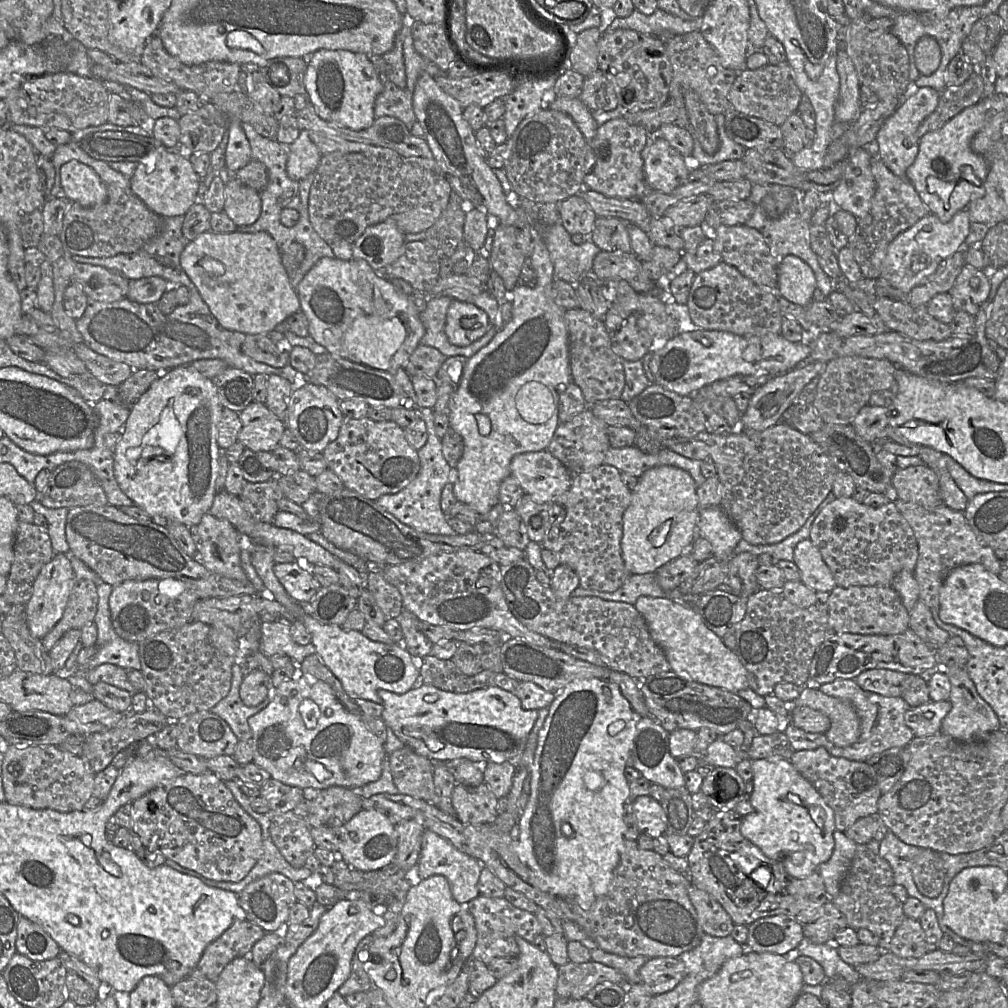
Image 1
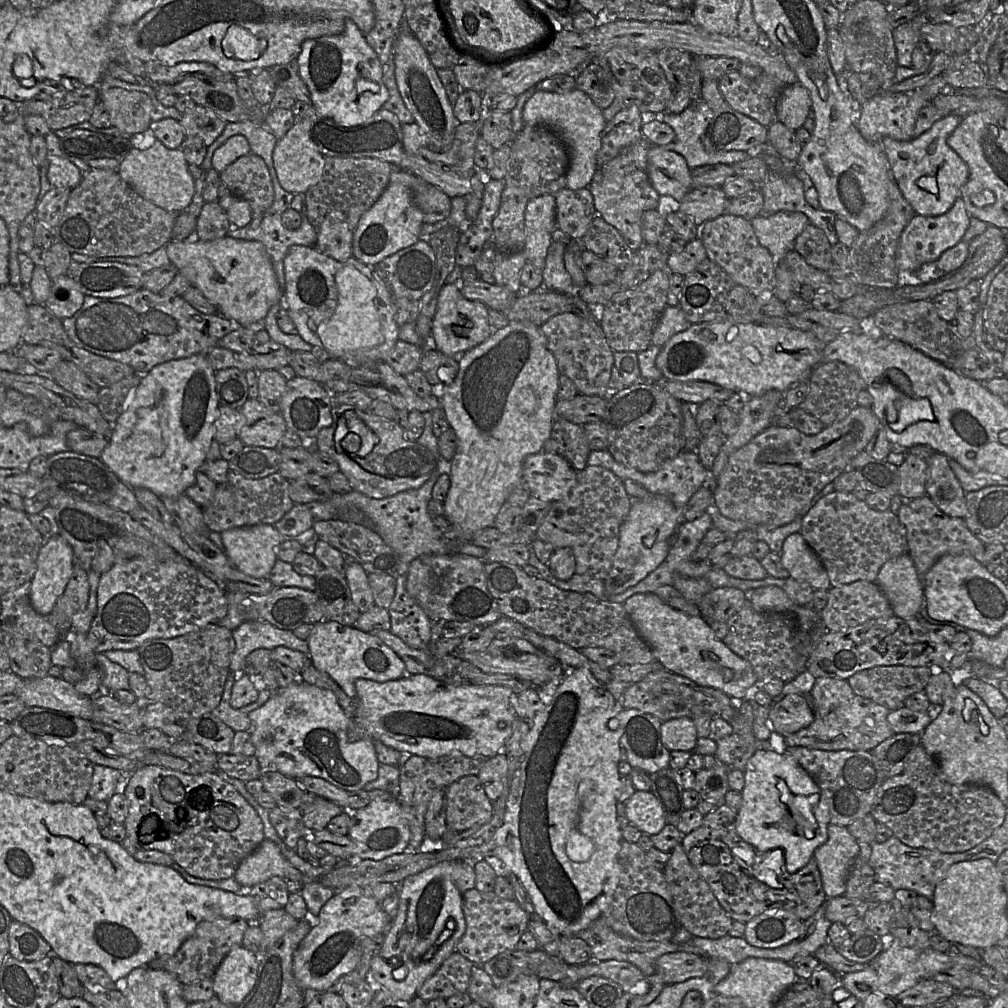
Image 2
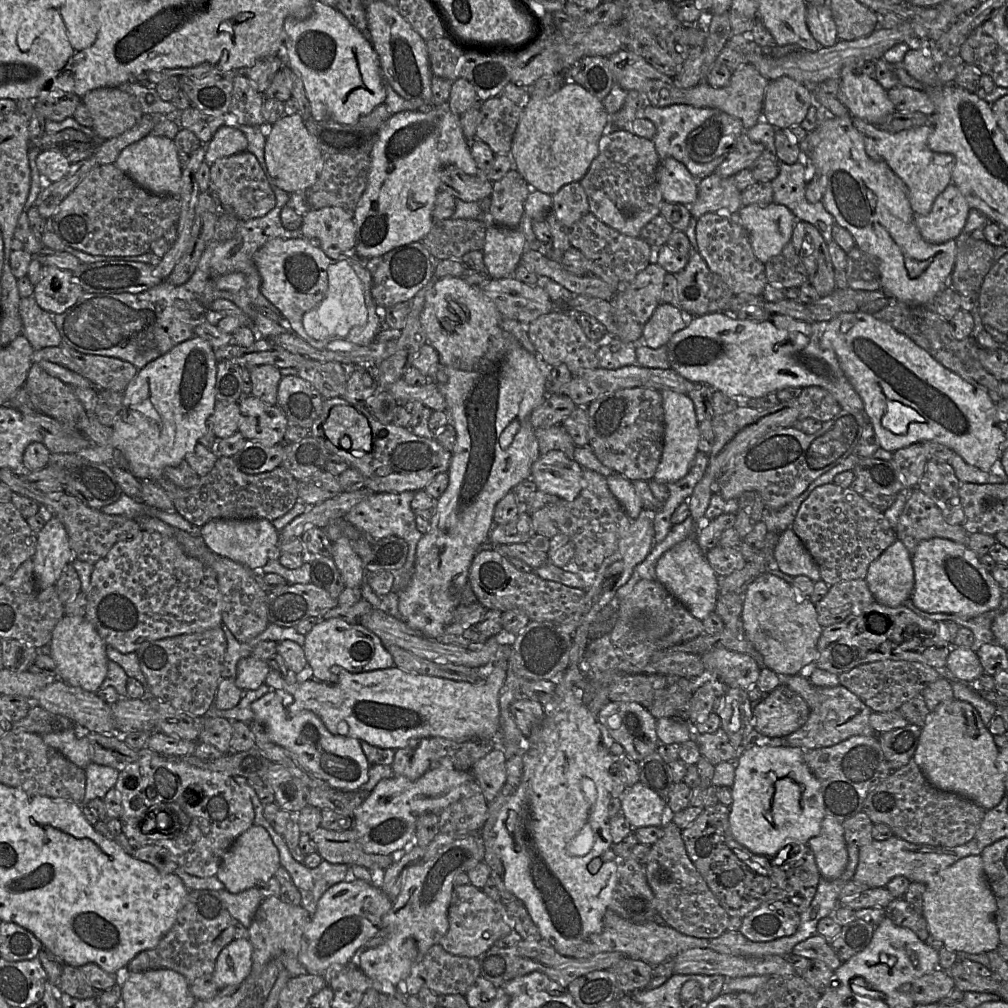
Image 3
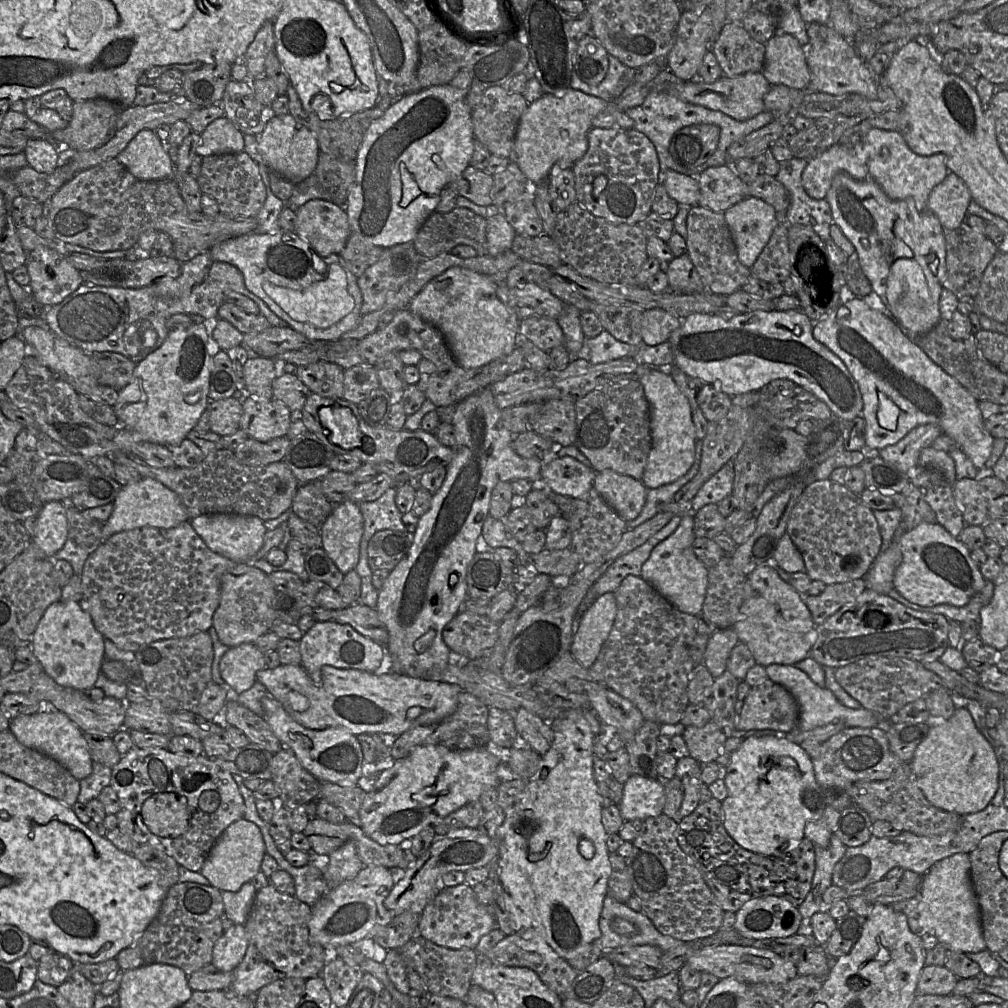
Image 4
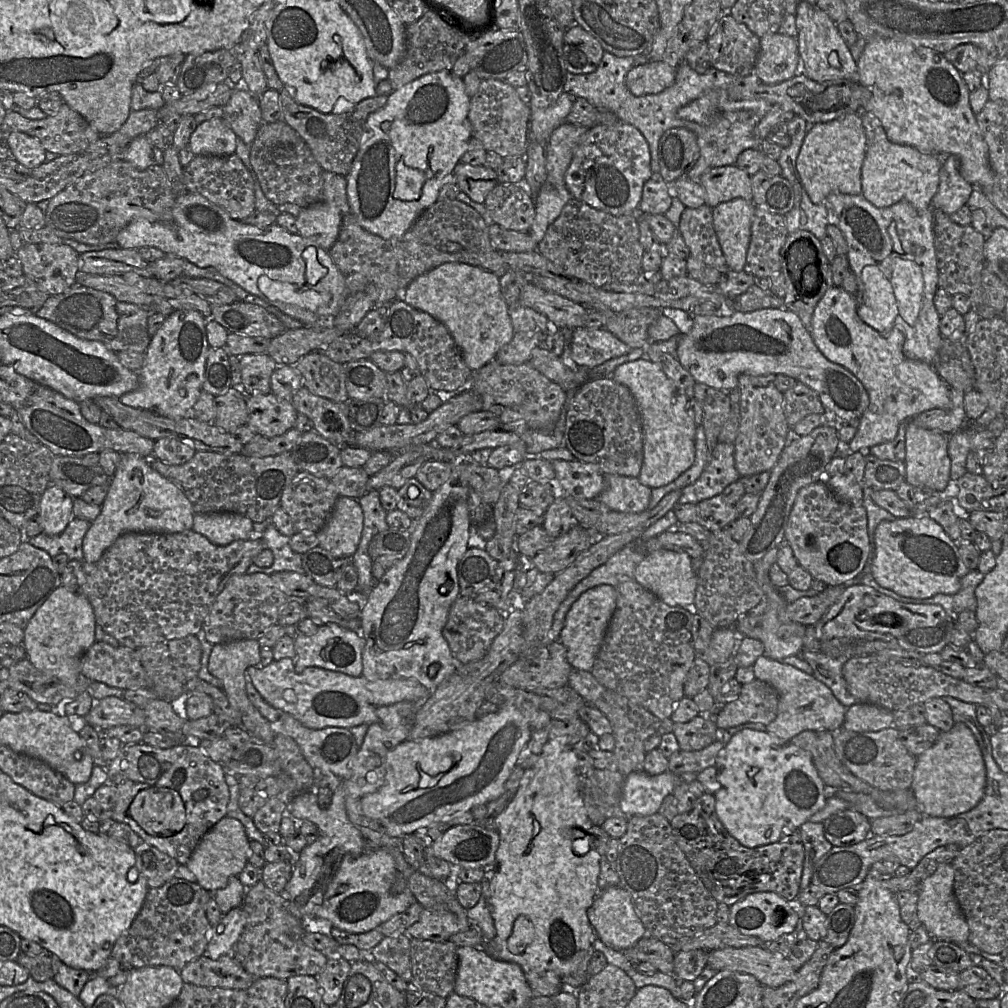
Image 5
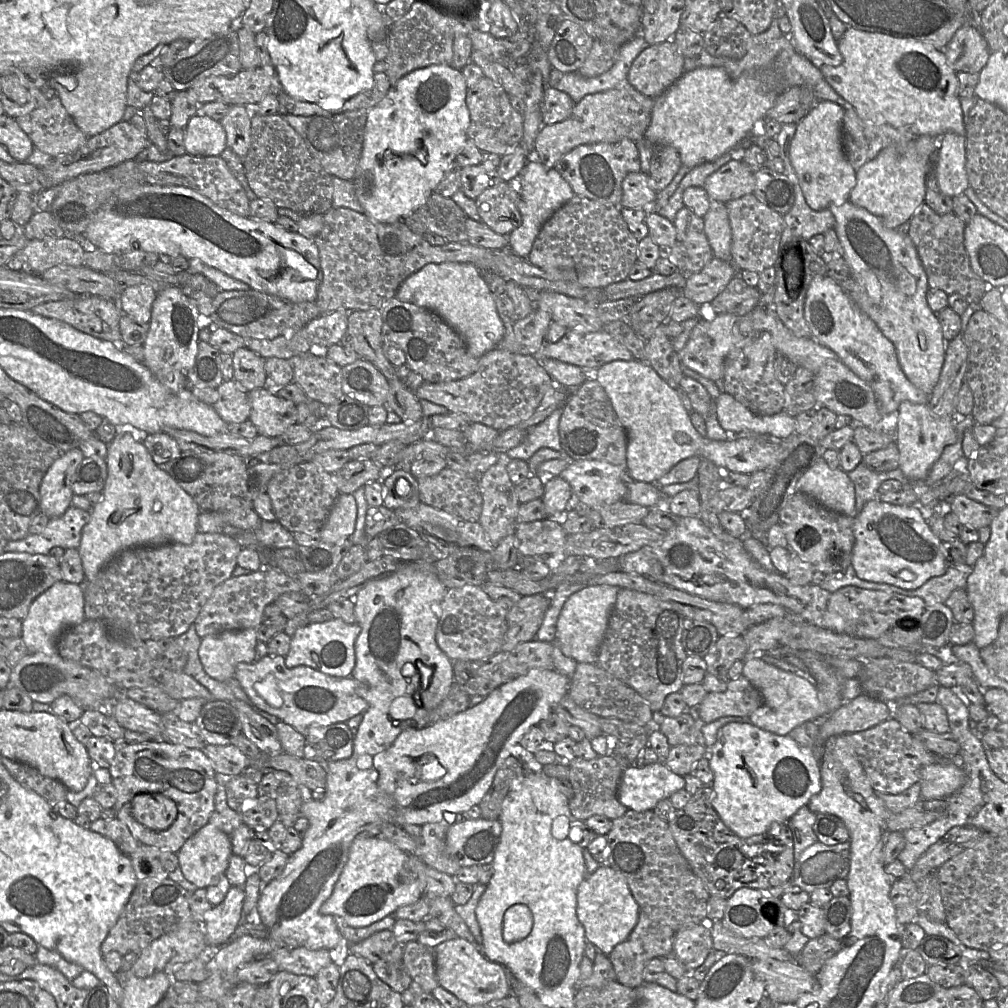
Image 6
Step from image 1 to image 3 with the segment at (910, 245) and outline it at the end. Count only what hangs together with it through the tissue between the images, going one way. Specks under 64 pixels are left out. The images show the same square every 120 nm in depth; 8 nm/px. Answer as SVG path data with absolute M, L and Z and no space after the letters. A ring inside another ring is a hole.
M952 182L935 199L931 211L926 215L916 215L915 222L921 236L930 243L940 244L951 239L956 239L966 225L970 211L967 199Z

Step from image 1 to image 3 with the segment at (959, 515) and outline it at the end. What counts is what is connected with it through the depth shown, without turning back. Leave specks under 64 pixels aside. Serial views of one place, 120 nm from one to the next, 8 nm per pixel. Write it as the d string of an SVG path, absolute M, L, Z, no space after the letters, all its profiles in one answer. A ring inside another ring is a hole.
M918 487L908 491L904 509L896 527L897 538L912 556L919 543L932 538L945 538L968 545L969 533L962 524L949 524L941 510Z

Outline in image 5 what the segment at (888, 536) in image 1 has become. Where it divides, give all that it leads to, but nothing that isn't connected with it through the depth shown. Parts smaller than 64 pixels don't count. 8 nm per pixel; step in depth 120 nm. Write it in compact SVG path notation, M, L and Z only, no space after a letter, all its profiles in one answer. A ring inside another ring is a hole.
M823 479L801 488L798 492L785 529L785 541L791 546L798 563L814 579L824 581L827 587L844 585L854 579L865 569L872 558L872 544L868 534L865 507L839 499Z

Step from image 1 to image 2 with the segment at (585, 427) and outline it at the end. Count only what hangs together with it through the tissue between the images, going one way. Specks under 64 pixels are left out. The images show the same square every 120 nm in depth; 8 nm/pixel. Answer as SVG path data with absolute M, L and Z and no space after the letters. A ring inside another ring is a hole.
M556 418L551 433L543 445L543 451L563 456L577 472L580 472L588 466L587 459L592 450L583 425Z

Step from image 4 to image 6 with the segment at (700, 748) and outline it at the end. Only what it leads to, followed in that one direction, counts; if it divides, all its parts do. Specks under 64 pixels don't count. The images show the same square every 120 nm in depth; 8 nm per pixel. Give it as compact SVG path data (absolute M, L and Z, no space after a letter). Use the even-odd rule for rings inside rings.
M687 711L677 717L665 717L658 730L666 737L671 747L677 745L704 745L701 728L704 722L694 719Z

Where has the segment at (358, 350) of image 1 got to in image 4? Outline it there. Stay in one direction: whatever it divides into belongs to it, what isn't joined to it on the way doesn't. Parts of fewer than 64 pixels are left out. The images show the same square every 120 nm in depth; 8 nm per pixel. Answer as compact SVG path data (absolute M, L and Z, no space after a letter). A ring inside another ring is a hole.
M284 230L275 234L253 232L229 238L209 250L214 260L237 267L243 274L246 288L261 298L291 329L309 340L338 341L362 318L358 278L346 269L345 261L337 254L321 257L328 266L327 272L317 272L313 252L311 245L296 232Z

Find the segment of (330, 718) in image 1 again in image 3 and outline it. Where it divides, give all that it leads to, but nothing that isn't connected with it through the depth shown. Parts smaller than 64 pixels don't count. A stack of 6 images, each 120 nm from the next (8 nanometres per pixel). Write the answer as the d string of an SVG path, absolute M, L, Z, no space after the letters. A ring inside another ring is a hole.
M282 690L270 691L252 703L255 720L262 724L268 737L275 744L288 750L295 761L303 768L323 779L331 788L342 791L356 791L368 781L370 764L361 748L360 741L342 735L332 734L322 720L312 711L302 710L298 714L290 714L285 707L285 695Z

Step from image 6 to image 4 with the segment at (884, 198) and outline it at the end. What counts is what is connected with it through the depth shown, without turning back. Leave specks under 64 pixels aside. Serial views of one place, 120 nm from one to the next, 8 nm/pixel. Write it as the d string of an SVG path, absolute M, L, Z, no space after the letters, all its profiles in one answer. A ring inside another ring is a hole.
M873 128L862 137L868 155L868 174L892 200L912 197L919 211L927 210L928 199L935 186L950 171L944 154L924 156L913 152L901 131Z

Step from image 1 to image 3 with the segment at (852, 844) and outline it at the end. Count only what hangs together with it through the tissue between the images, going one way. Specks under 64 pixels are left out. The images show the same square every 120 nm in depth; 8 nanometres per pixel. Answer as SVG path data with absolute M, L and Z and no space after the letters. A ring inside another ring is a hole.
M825 816L820 834L808 841L822 878L838 879L848 864L847 842L842 824L833 817Z

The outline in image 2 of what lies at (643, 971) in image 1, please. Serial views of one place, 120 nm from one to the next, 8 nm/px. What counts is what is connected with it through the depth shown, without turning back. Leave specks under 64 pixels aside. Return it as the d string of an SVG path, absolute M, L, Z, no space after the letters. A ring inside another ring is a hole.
M685 951L666 953L656 961L656 972L665 985L700 977L707 971L707 958Z

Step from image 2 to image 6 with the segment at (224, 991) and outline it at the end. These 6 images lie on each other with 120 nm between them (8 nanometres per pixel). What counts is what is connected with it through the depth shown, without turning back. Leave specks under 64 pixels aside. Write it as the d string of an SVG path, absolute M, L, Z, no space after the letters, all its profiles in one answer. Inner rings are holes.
M231 886L224 900L205 912L201 924L210 947L219 948L231 939L240 923L244 898L244 887Z

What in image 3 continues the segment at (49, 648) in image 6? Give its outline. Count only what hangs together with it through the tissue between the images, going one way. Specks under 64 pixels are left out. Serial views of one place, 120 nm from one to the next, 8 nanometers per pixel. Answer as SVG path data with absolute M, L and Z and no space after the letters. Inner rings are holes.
M65 615L55 626L48 646L60 680L94 693L100 689L108 670L107 645L86 617Z

